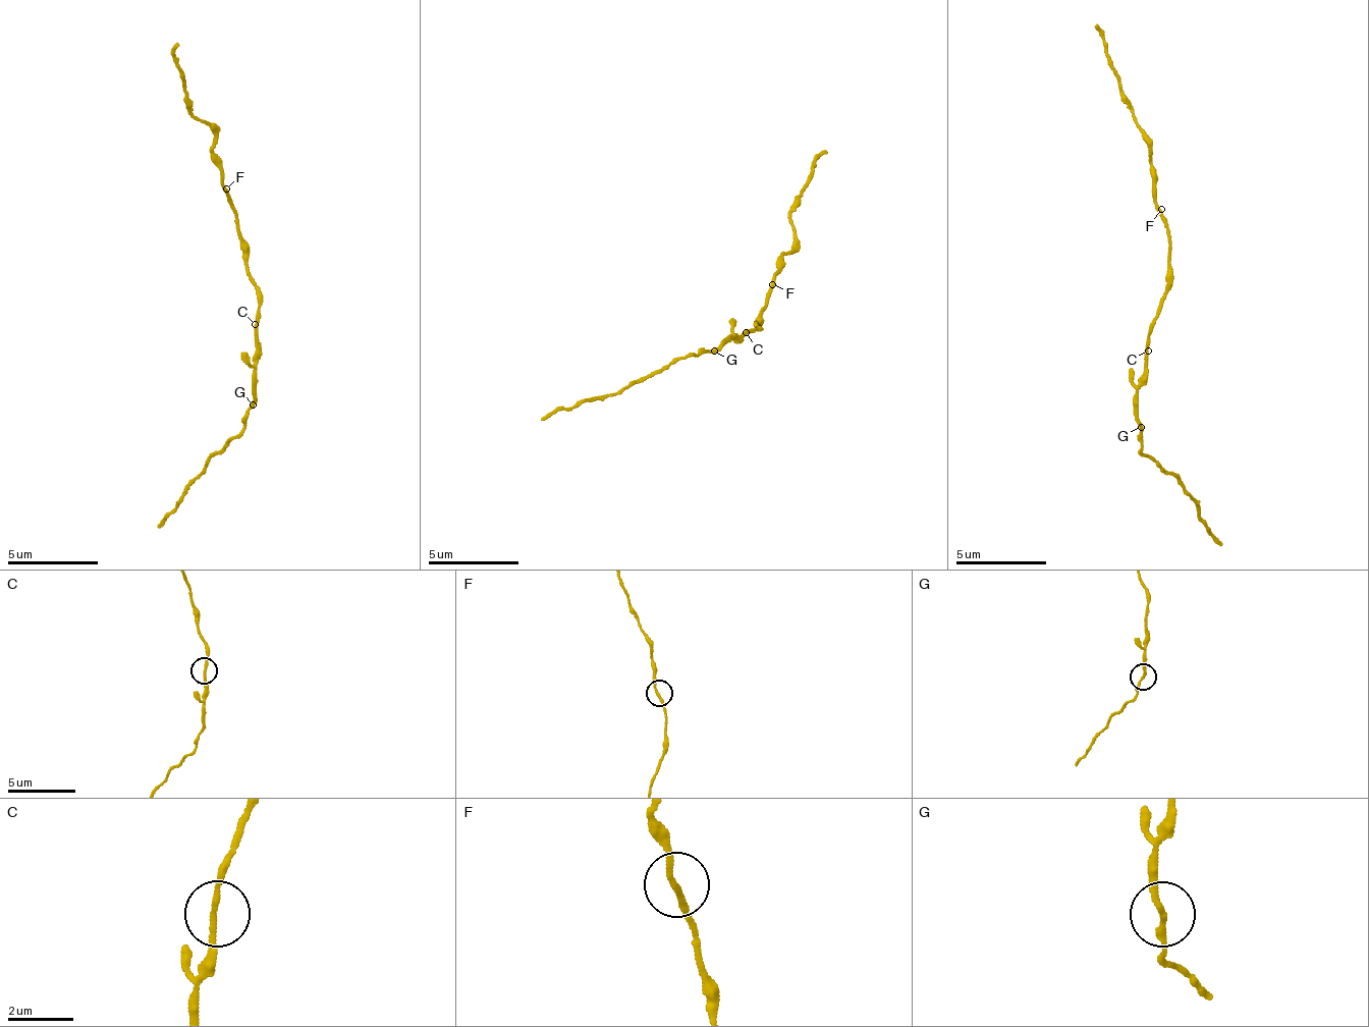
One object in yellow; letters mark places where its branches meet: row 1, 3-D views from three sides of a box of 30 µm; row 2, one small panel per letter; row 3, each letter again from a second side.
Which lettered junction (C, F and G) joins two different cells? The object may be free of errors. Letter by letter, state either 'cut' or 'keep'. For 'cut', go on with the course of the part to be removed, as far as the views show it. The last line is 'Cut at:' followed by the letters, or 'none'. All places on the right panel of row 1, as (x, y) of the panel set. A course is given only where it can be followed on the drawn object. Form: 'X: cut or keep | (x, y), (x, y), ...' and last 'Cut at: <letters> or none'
C: keep
F: keep
G: cut | (1140, 426), (1141, 450), (1192, 497), (1220, 546)
Cut at: G

